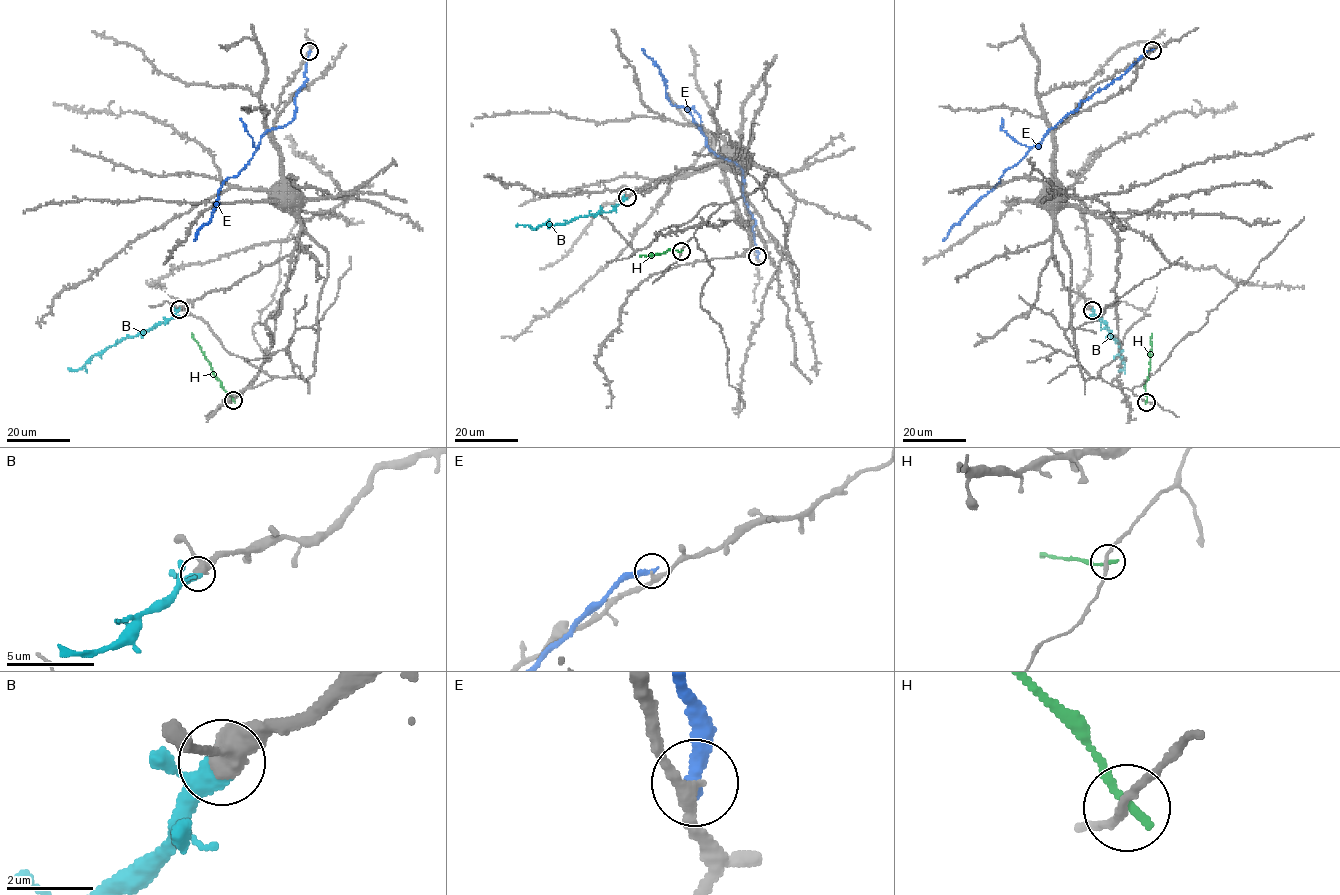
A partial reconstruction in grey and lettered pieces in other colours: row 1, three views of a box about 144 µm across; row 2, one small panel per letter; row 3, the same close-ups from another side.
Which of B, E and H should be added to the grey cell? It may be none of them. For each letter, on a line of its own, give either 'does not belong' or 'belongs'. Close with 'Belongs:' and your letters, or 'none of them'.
B: belongs
E: does not belong
H: does not belong
Belongs: B

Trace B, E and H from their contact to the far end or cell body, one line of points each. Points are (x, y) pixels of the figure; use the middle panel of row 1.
B: (627, 197), (608, 212), (572, 218), (561, 224), (541, 224), (532, 229), (527, 225), (515, 226)
E: (757, 256), (742, 169), (712, 153), (691, 113), (672, 104), (659, 68), (642, 49)
H: (681, 251), (670, 250), (639, 257)

